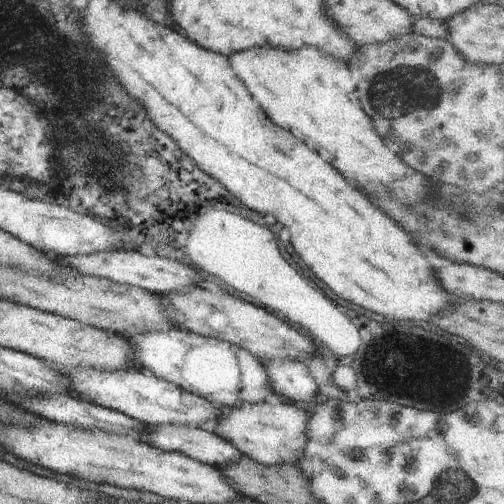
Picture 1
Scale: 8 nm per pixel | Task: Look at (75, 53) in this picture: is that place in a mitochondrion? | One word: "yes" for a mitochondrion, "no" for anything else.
yes

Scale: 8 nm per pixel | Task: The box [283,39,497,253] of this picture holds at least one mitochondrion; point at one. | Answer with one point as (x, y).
(395, 96)

